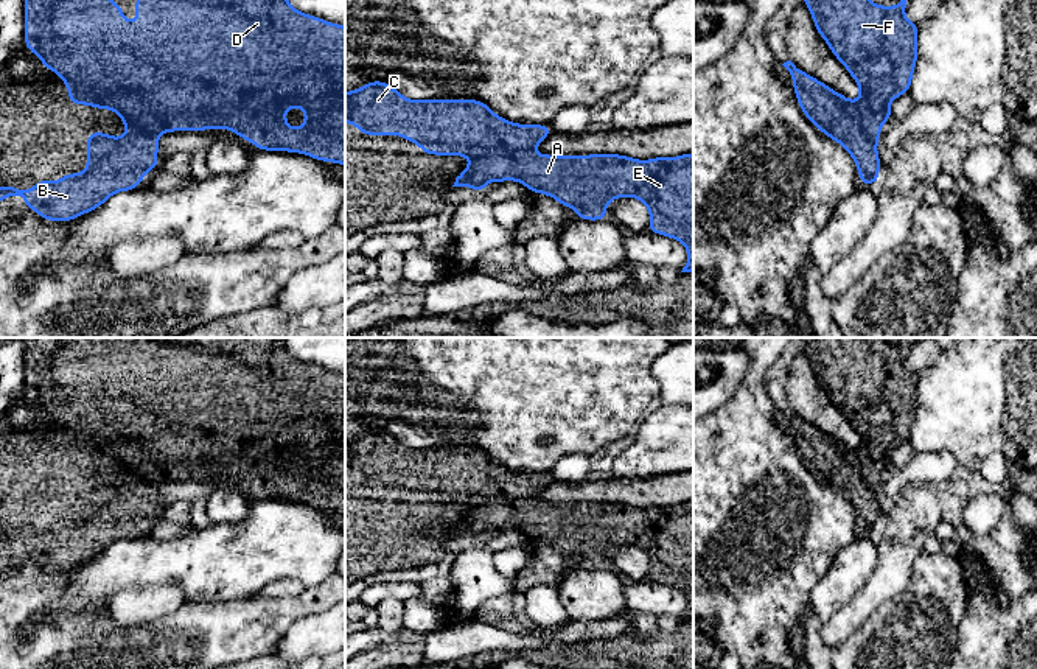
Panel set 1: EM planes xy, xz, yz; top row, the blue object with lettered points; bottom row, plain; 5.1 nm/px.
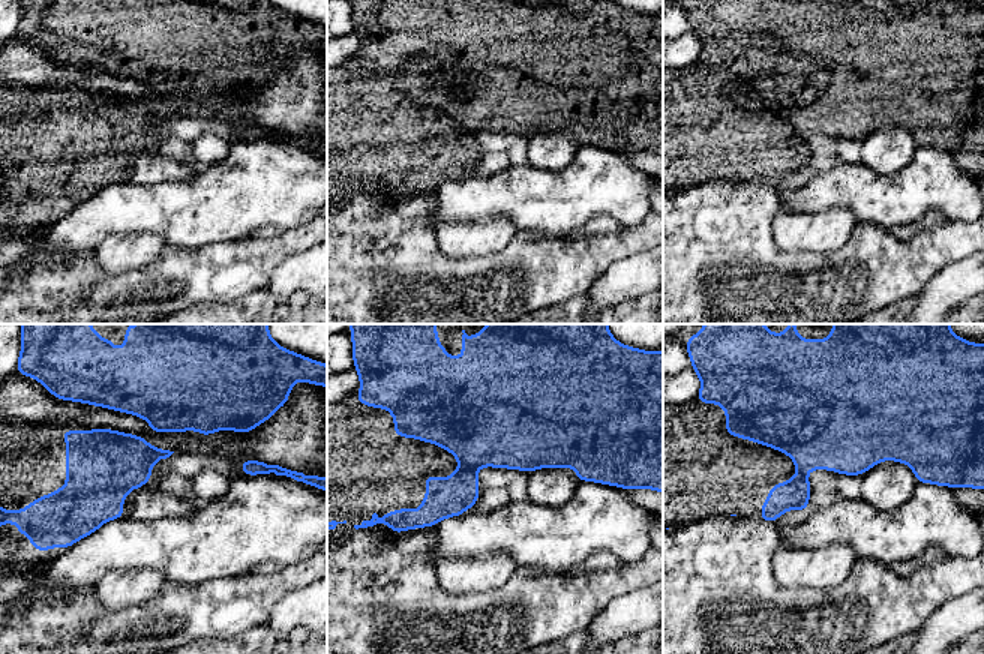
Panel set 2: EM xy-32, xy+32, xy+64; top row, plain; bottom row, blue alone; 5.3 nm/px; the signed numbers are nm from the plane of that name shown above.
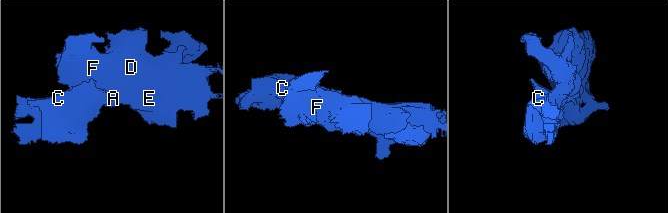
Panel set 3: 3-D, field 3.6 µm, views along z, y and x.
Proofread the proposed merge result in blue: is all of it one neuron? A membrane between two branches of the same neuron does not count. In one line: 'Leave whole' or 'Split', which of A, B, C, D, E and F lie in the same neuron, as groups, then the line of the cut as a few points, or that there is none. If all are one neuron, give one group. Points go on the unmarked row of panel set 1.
Split. Groups: A D E F / B C. Split along xz (526, 501), (476, 504), (473, 507)

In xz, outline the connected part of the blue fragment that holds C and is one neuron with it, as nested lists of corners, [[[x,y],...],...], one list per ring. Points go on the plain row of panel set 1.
[[[373,428],[345,440],[345,471],[353,471],[362,484],[401,484],[406,490],[415,490],[423,503],[470,507],[527,503],[553,481],[549,473],[512,471],[479,448],[409,448],[393,434]]]

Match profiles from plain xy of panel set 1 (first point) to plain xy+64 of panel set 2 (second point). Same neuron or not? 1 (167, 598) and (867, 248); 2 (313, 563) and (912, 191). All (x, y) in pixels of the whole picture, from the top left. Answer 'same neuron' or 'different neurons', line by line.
1: different neurons
2: same neuron

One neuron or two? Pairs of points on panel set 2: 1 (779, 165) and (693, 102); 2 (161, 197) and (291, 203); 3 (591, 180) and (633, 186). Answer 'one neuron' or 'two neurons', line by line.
1: one neuron
2: one neuron
3: one neuron

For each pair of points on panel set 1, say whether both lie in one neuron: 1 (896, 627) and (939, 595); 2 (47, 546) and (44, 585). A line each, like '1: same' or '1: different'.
1: same
2: different

